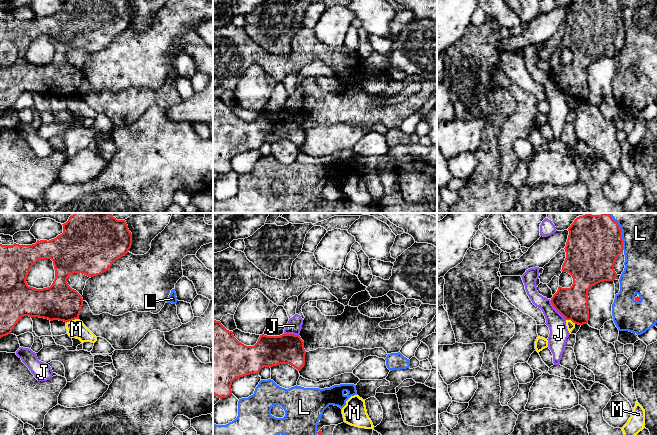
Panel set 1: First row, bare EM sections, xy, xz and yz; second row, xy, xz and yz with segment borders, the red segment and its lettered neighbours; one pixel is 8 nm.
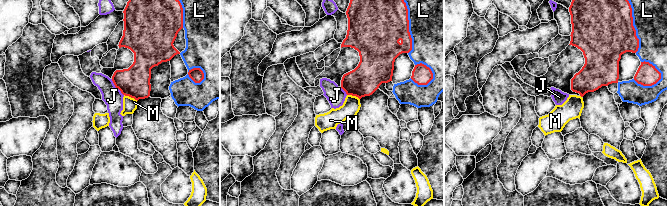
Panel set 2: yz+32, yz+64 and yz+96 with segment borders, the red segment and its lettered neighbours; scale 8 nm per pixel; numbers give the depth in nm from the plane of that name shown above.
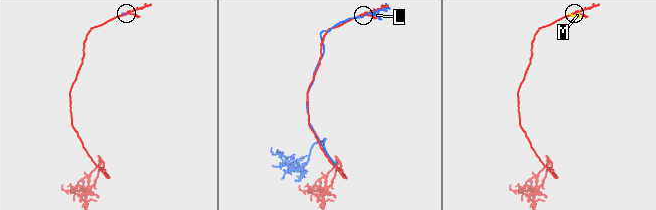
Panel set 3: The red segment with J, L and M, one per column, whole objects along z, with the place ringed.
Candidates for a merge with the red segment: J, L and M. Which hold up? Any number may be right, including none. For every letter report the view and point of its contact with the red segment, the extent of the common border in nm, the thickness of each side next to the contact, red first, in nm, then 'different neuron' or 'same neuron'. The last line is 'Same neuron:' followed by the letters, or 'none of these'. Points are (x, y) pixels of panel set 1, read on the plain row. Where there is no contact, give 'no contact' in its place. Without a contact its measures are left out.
J: meets red in yz at (557, 86); contact 200 nm long; 260 nm thick on the red side, 150 nm on the other; different neuron
L: meets red in yz at (621, 13); contact 220 nm long; 400 nm thick on the red side, 280 nm on the other; different neuron
M: meets red in xy at (72, 95); contact 110 nm long; 280 nm thick on the red side, 140 nm on the other; different neuron
Same neuron: none of these

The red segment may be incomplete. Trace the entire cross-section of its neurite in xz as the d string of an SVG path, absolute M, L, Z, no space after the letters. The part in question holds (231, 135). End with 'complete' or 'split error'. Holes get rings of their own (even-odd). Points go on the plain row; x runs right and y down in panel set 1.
M213 96L213 172L227 174L235 155L259 150L264 143L289 140L300 147L305 141L305 130L299 111L262 110L254 122L246 122L220 97Z; complete

